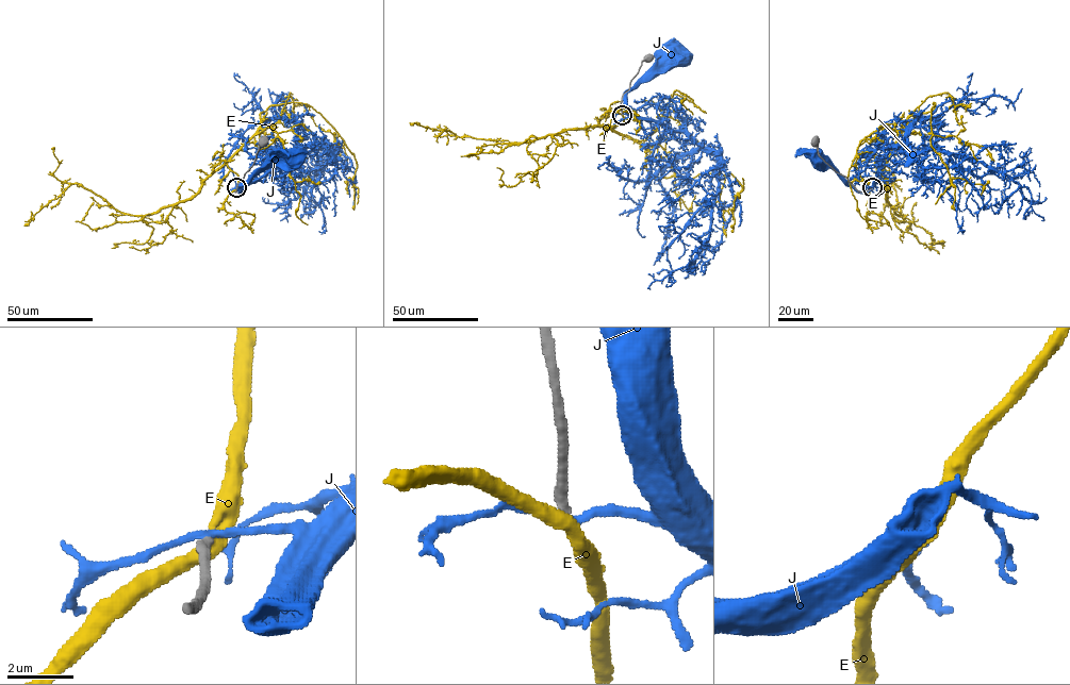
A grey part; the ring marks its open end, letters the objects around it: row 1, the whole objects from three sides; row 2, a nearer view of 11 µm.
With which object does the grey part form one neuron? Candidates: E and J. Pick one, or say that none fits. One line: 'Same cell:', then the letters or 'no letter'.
Same cell: E

